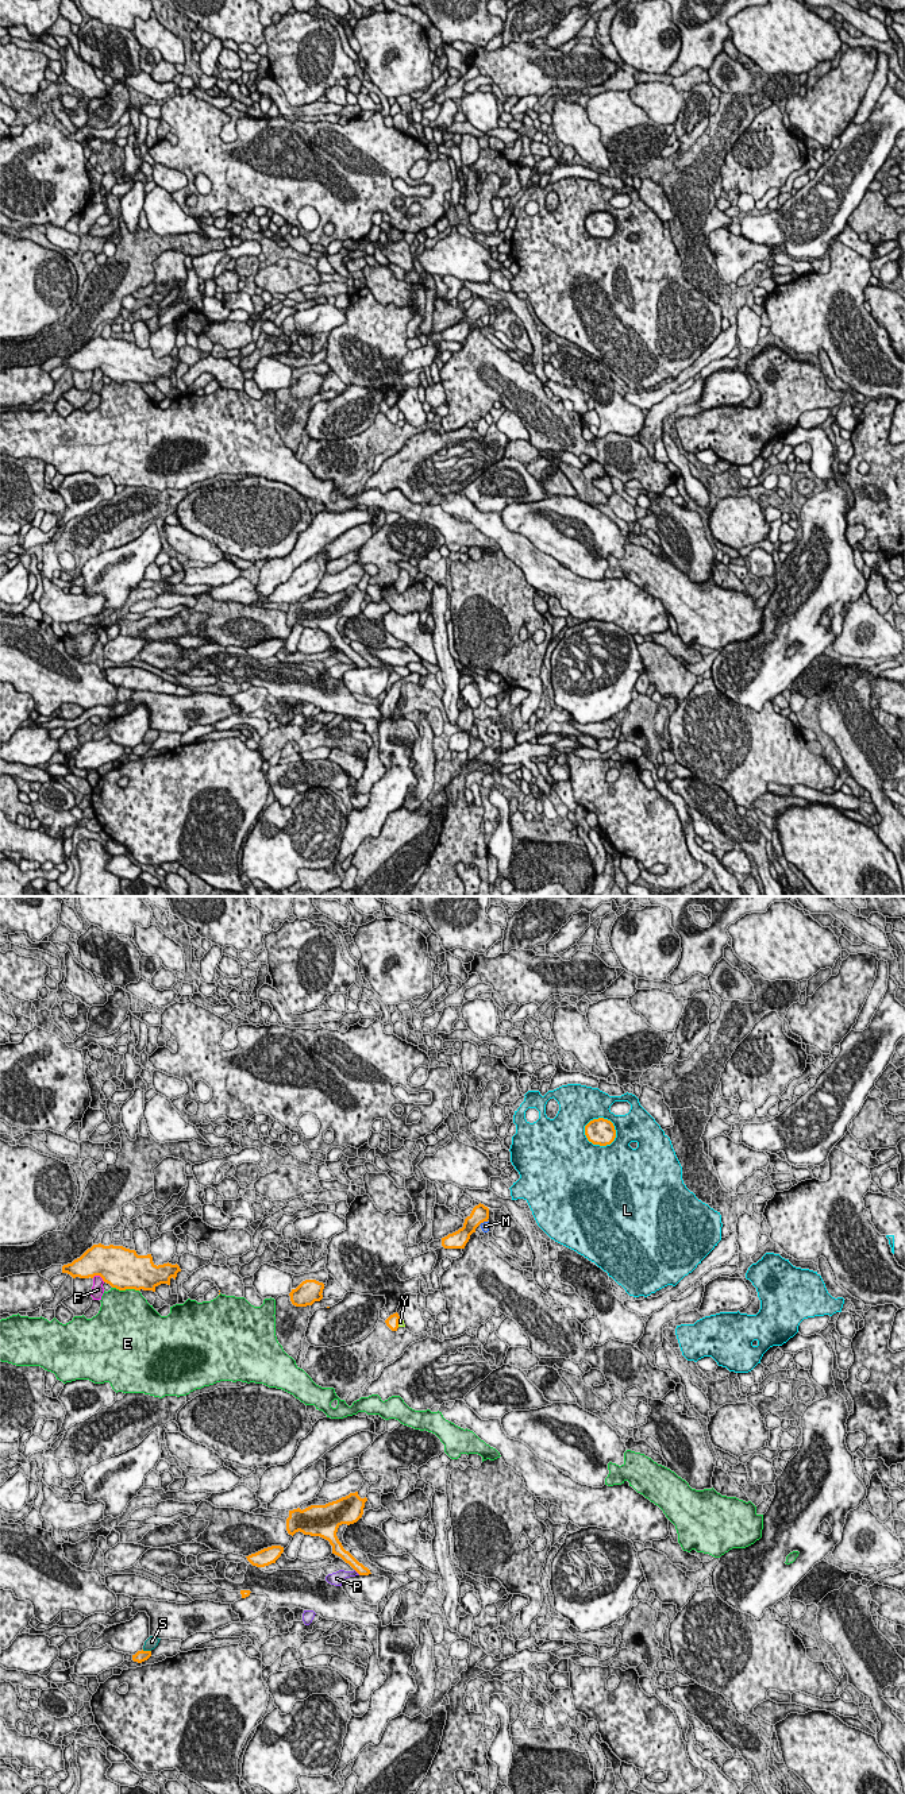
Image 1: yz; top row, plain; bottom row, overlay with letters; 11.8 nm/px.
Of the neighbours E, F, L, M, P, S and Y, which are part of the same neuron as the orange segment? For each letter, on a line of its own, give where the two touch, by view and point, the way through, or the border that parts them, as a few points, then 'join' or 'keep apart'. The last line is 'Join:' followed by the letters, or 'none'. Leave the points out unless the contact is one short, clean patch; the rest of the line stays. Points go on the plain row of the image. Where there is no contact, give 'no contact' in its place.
E: contact yz (126, 381); keep apart
F: contact yz (99, 367); border yz (92, 370), (99, 369), (104, 374); keep apart
L: contact yz (596, 236); keep apart
M: contact yz (482, 315); border yz (486, 313), (478, 317); keep apart
P: contact yz (357, 664); border yz (354, 662), (359, 667); keep apart
S: contact yz (146, 744); keep apart
Y: contact yz (397, 416); keep apart
Join: none

